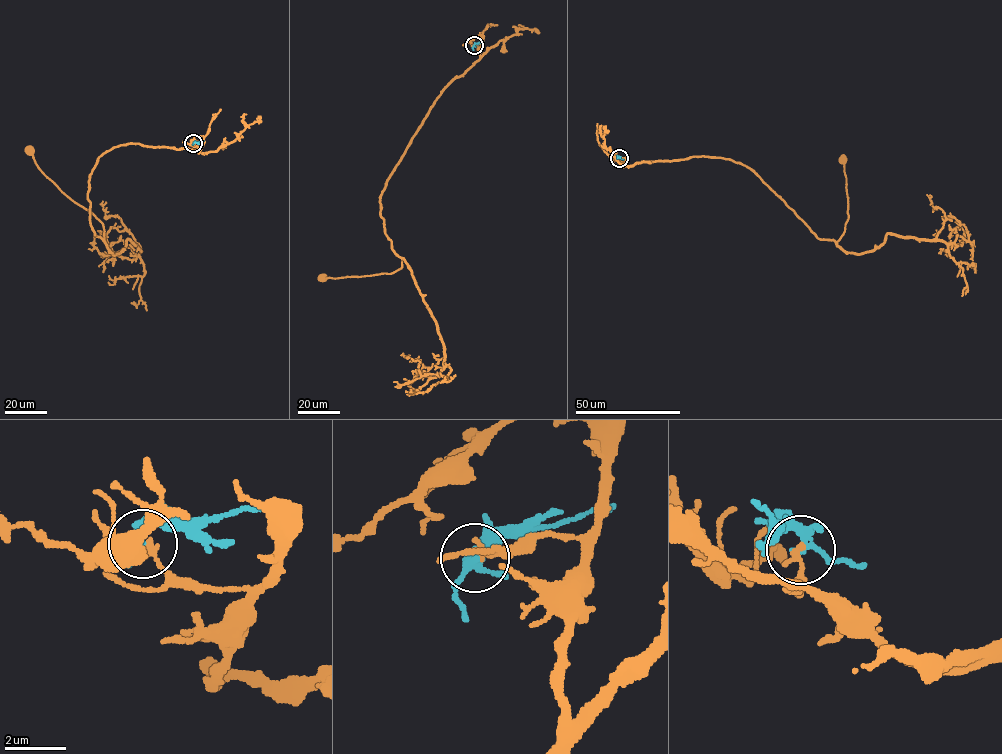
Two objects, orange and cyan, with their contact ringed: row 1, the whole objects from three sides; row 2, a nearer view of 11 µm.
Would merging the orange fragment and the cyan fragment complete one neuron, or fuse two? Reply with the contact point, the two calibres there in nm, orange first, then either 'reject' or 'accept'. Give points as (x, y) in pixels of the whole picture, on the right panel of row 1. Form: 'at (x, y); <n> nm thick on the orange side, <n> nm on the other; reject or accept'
at (619, 158); 220 nm thick on the orange side, 240 nm on the other; reject

